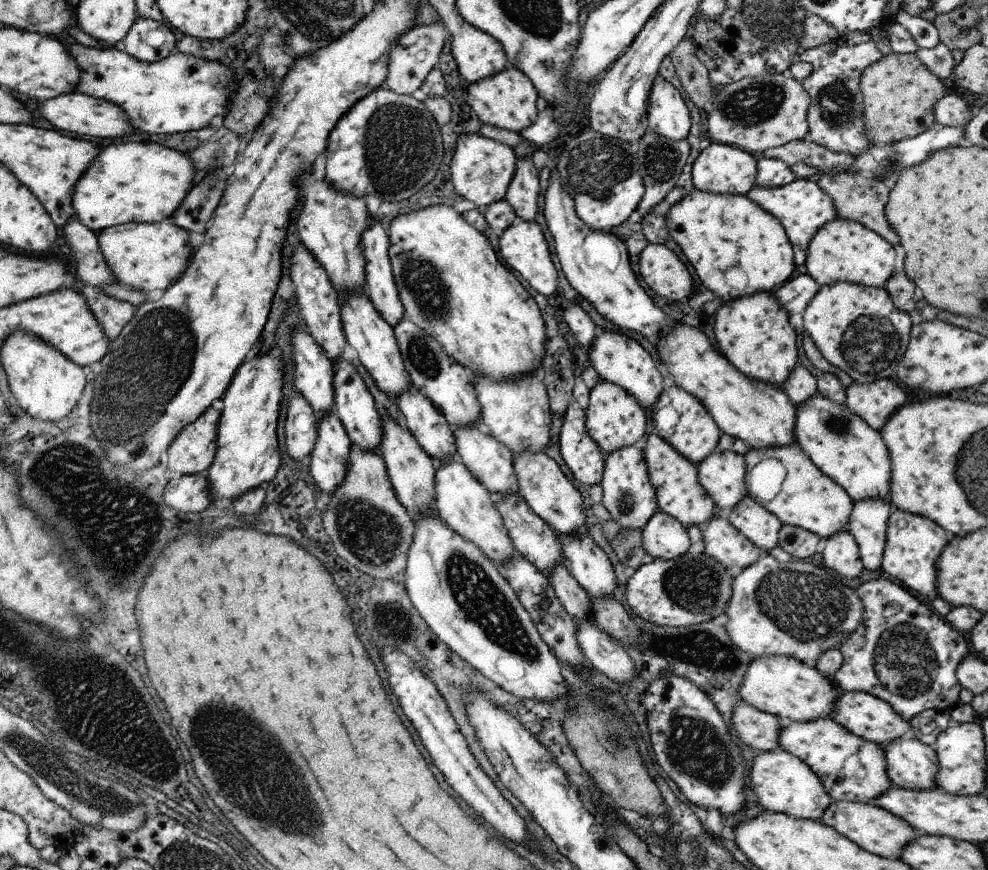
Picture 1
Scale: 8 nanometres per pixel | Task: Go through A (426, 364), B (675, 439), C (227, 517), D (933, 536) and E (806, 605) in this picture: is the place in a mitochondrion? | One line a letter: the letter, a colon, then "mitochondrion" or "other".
A: mitochondrion
B: other
C: other
D: other
E: mitochondrion

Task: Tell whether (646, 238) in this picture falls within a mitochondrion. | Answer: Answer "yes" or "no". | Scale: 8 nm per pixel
no

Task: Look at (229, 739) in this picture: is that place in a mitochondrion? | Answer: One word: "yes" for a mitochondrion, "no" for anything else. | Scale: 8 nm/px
yes

